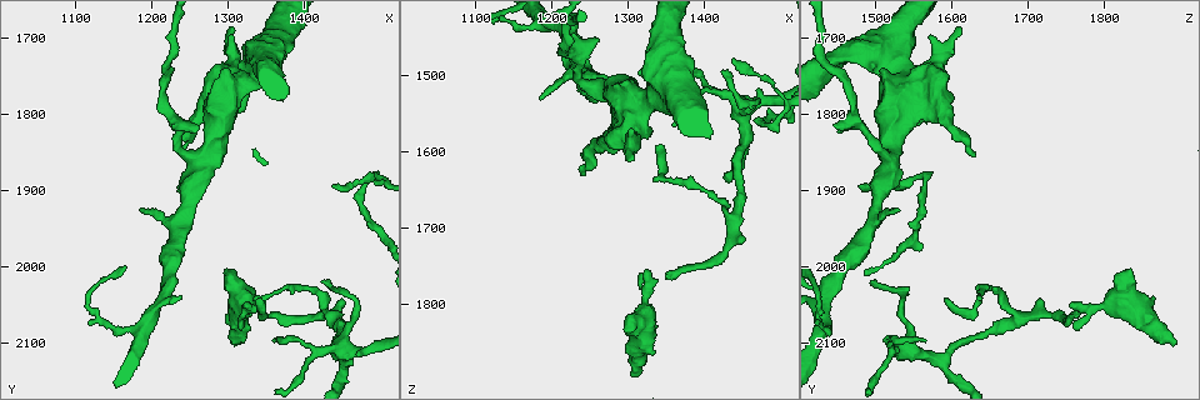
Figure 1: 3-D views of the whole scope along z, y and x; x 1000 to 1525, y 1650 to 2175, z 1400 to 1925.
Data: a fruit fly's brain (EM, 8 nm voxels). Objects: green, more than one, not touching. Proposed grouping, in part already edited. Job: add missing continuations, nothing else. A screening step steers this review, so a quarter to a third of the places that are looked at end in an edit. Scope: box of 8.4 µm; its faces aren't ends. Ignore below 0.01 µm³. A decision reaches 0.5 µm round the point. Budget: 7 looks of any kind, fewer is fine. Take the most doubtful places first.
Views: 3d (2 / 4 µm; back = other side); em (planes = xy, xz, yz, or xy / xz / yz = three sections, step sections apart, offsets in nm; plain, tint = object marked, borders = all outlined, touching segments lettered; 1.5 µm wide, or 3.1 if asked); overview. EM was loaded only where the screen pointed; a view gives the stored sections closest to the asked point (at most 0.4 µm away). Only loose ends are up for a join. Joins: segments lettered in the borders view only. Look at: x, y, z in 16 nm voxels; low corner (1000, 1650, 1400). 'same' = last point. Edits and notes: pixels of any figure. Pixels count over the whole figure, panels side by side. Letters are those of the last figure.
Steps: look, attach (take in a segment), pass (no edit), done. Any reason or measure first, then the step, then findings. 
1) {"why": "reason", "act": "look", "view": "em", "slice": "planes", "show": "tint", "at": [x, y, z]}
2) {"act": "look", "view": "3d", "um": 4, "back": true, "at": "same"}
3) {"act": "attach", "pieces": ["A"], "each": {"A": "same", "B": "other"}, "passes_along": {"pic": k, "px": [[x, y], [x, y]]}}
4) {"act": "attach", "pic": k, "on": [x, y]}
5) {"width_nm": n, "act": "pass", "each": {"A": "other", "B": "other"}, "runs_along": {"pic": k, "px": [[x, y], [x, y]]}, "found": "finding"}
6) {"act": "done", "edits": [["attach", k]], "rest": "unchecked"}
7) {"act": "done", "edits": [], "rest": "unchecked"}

{"act": "look", "view": "3d", "um": 2, "back": true, "at": [1350, 2065, 1765]}

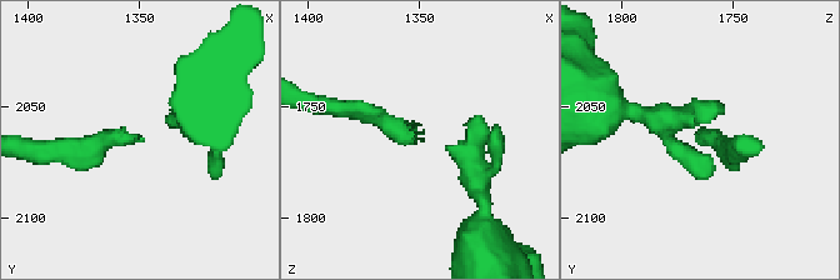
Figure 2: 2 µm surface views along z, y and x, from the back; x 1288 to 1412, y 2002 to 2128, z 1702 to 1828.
{"why": "now the EM", "act": "look", "view": "em", "slice": "yz", "step": 8, "show": "tint", "at": [1351, 2065, 1764]}

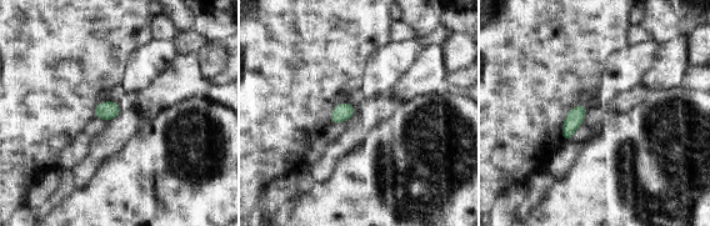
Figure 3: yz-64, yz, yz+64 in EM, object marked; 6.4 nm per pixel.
{"why": "cut it another way", "act": "look", "view": "em", "slice": "planes", "show": "borders", "at": "same"}

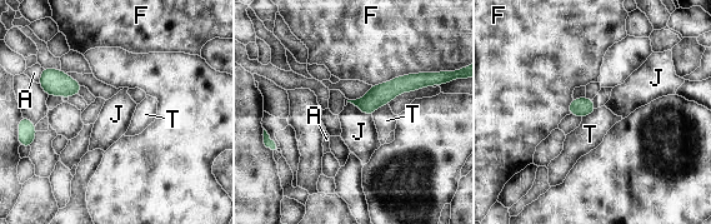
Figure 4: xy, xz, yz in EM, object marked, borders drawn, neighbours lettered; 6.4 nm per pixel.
{"act": "pass", "each": {"A": "other", "F": "other", "J": "other", "T": "other"}, "border": {"pic": 4, "px": [[348, 101], [371, 115]]}, "found": "none of them fits"}

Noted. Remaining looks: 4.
{"why": "thick end", "act": "look", "view": "em", "slice": "planes", "show": "borders", "at": [1295, 2000, 1835]}

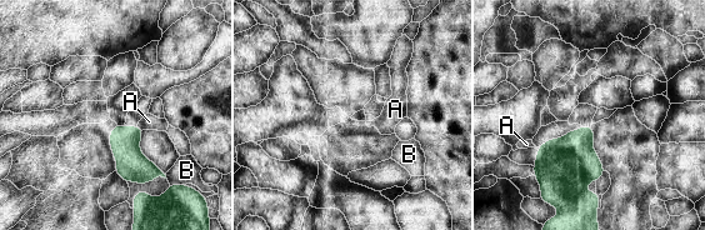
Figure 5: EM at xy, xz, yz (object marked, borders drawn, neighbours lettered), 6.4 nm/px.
{"act": "pass", "each": {"A": "other", "B": "other"}, "border": {"pic": 5, "px": [[136, 125], [144, 129]]}, "found": "none of them fits"}

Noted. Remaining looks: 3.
{"act": "look", "view": "3d", "um": 2, "at": [1255, 1825, 1445]}

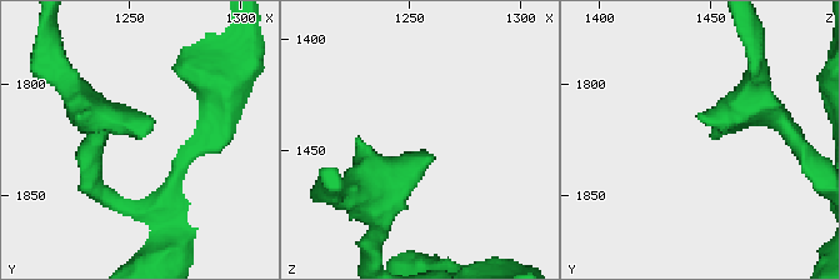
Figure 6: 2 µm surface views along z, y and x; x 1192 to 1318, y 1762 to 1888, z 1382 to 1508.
{"act": "look", "view": "em", "slice": "yz", "step": 4, "show": "borders", "at": [1256, 1823, 1451]}

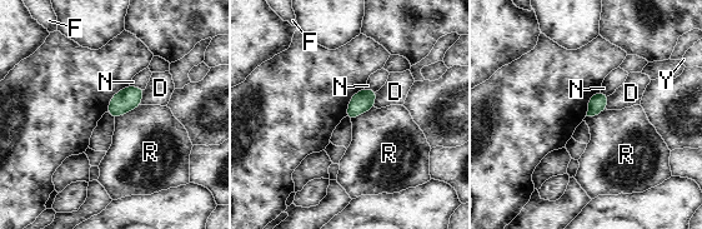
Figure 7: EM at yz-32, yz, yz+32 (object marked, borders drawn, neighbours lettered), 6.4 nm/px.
{"longest_contact_nm": ["R", 200], "act": "pass", "each": {"D": "other", "F": "other", "N": "other", "R": "other", "Y": "other"}, "border": {"pic": 7, "px": [[141, 105], [115, 119]]}, "found": "none of them fits"}

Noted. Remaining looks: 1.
{"act": "done", "edits": [], "rest": "unchecked"}

